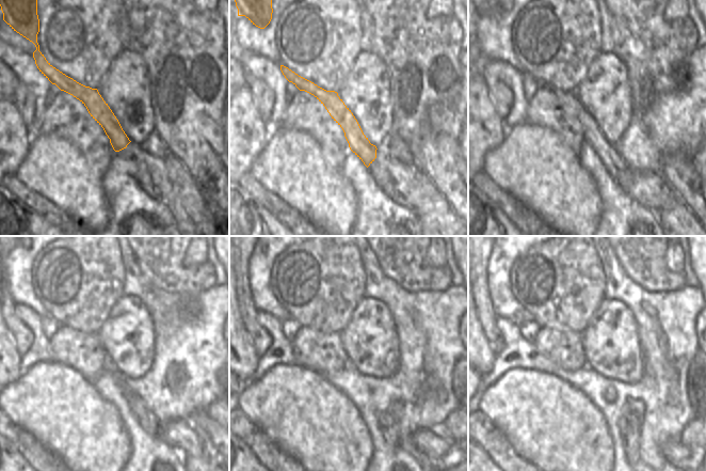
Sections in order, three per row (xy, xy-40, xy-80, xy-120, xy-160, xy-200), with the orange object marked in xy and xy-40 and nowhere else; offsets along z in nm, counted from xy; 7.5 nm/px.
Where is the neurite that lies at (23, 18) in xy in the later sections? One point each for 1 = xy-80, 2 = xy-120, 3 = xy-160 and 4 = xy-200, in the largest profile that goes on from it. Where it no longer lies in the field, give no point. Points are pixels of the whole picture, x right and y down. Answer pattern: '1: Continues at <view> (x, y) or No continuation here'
1: Continues at xy-80 (616, 167)
2: Continues at xy-120 (146, 419)
3: Continues at xy-160 (388, 425)
4: Continues at xy-200 (628, 425)

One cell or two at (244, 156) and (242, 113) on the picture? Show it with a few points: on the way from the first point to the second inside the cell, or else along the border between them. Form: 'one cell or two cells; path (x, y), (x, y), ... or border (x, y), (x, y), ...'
one cell; path (242, 145), (242, 124)

